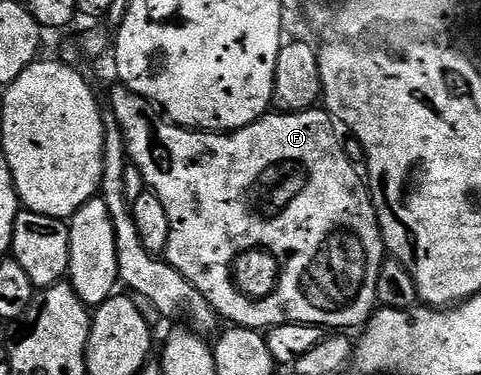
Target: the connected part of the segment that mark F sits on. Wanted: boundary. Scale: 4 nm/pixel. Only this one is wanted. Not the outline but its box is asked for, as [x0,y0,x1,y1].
[108,84,384,332]

